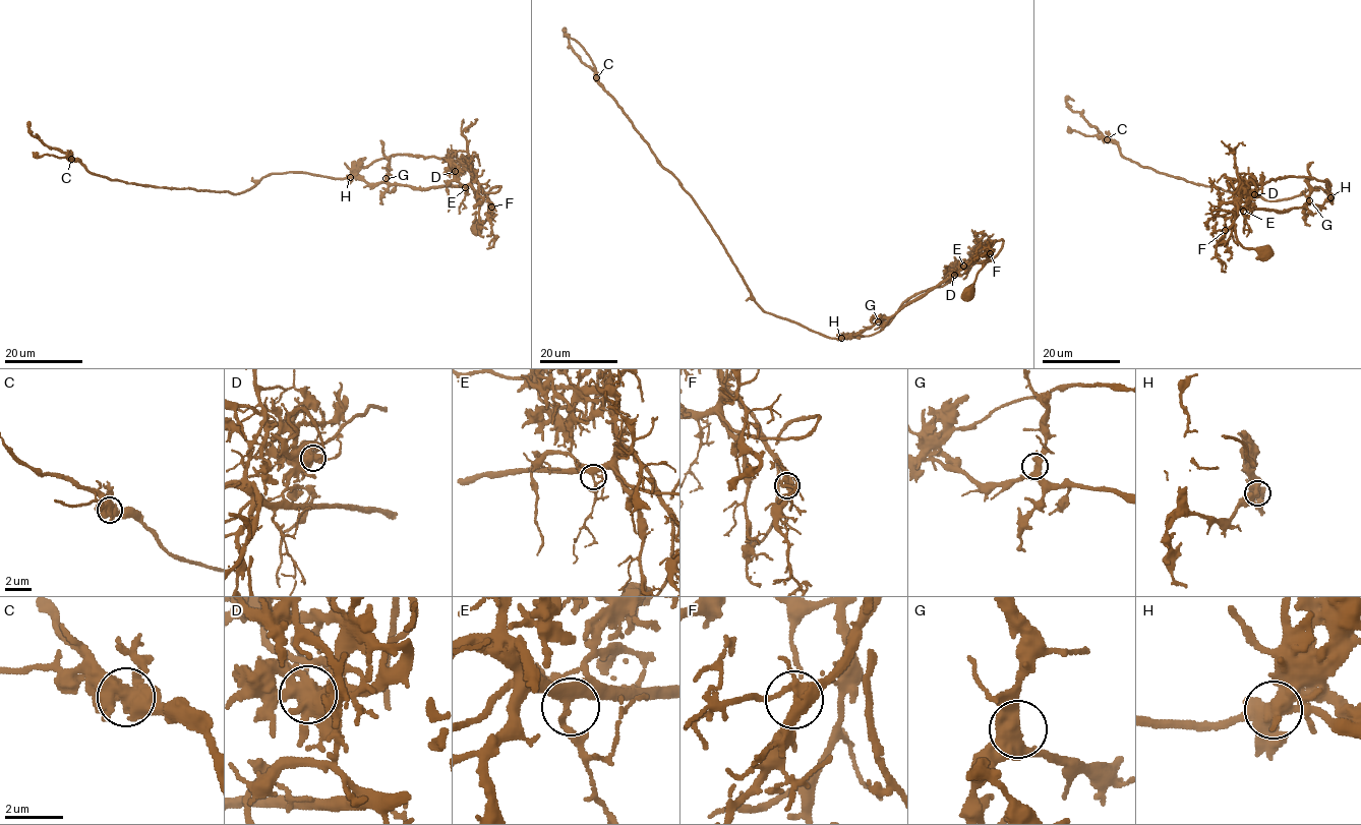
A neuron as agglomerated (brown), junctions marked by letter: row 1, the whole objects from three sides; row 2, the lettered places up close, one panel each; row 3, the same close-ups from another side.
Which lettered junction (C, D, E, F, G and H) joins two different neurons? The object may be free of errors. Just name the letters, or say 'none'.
H

